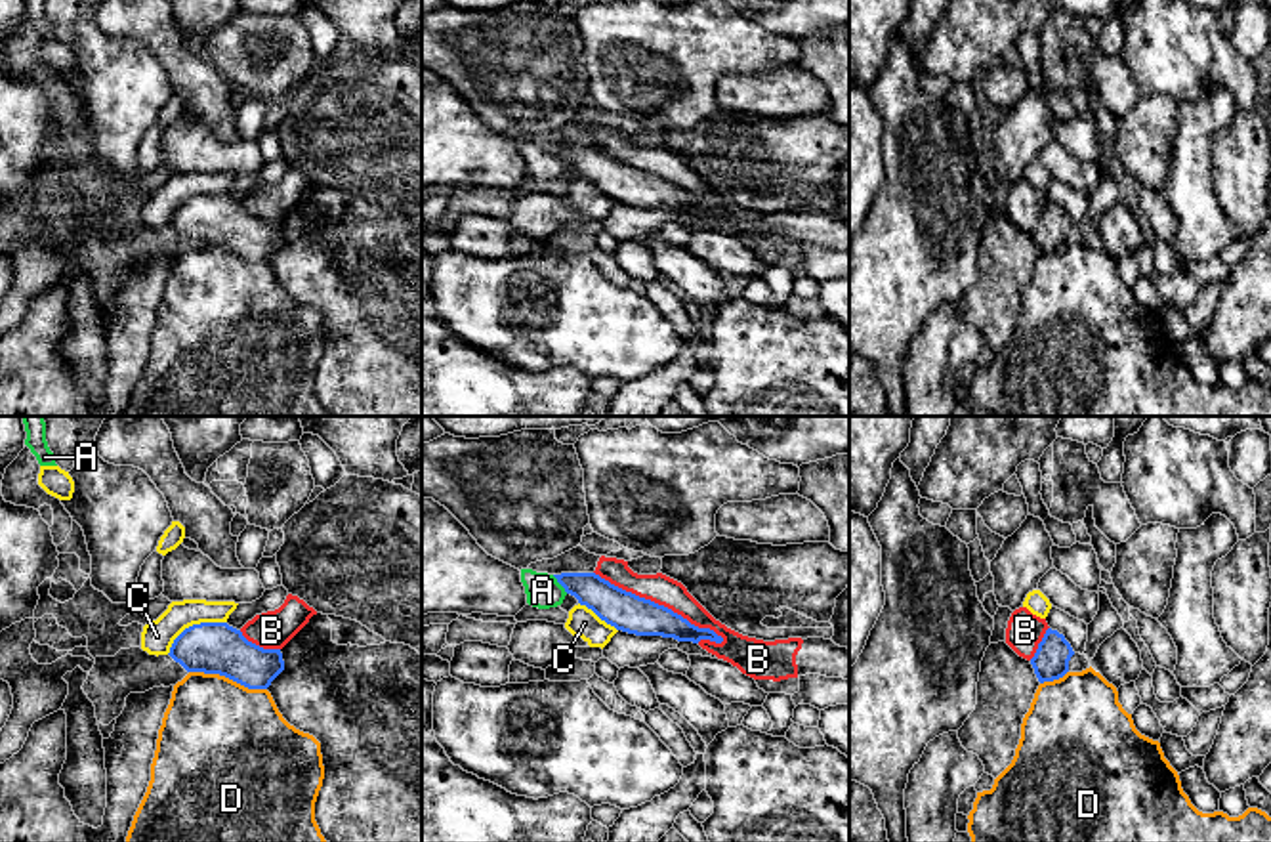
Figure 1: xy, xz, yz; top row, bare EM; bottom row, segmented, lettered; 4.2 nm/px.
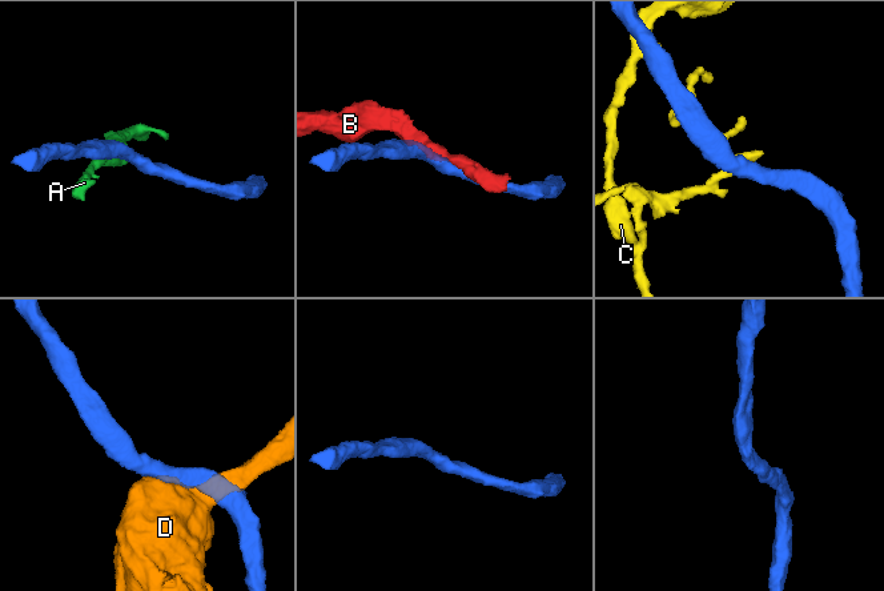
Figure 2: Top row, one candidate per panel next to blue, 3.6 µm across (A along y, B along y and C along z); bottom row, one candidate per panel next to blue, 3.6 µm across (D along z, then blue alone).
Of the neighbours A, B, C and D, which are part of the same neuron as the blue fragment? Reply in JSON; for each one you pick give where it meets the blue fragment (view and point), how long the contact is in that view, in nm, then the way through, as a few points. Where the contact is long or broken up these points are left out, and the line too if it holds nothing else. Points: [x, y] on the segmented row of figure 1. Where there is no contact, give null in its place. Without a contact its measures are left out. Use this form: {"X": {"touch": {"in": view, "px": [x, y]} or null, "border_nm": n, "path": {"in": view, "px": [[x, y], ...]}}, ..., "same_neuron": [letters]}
{"same_neuron": []}

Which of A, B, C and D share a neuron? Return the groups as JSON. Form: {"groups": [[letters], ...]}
{"groups": [["A"], ["B"], ["C"], ["D"]]}

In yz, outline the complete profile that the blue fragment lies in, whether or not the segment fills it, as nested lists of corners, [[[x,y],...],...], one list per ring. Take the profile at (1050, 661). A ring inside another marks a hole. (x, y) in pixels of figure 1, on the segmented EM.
[[[1048,628],[1031,664],[1040,684],[1063,678],[1074,655],[1071,643],[1057,630]]]

